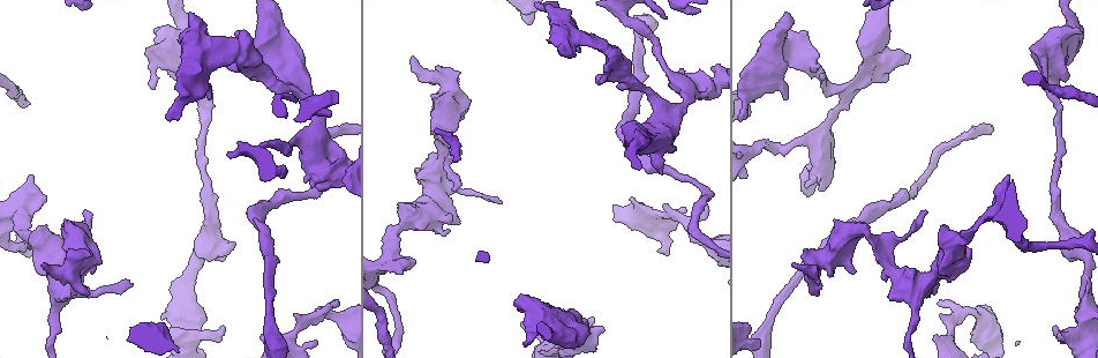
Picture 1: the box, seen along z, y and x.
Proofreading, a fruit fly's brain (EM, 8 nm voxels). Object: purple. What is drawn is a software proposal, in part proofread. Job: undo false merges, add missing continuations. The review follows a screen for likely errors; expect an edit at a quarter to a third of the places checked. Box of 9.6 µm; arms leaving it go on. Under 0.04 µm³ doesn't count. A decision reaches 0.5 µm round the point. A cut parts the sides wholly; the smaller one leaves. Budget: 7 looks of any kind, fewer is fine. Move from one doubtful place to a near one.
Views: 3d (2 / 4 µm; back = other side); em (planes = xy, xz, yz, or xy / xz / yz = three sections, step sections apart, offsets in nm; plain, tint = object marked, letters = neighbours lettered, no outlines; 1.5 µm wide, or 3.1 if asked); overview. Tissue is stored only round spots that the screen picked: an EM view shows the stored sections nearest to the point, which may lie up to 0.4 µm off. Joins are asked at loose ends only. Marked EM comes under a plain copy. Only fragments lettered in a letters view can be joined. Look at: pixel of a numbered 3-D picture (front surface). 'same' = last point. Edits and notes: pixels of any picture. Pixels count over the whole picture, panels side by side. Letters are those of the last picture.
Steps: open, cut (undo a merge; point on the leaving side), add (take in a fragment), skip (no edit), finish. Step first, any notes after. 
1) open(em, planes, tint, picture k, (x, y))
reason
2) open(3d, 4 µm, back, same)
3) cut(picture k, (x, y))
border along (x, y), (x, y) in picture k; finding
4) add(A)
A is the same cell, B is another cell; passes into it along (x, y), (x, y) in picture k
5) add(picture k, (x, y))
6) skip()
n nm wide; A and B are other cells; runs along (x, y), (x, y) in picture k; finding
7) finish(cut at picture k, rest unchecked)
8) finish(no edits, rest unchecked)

open(3d, 2 µm, picture 1, (223, 327))
free end

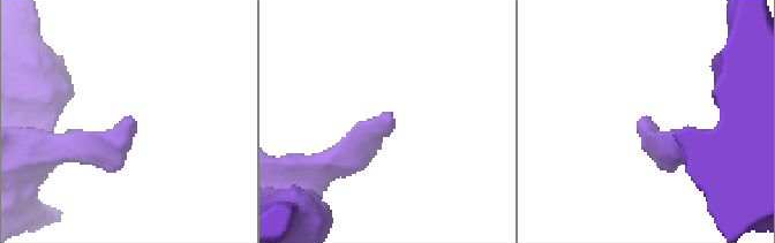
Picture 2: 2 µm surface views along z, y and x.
open(em, planes, letters, picture 2, (391, 113))
need the tissue

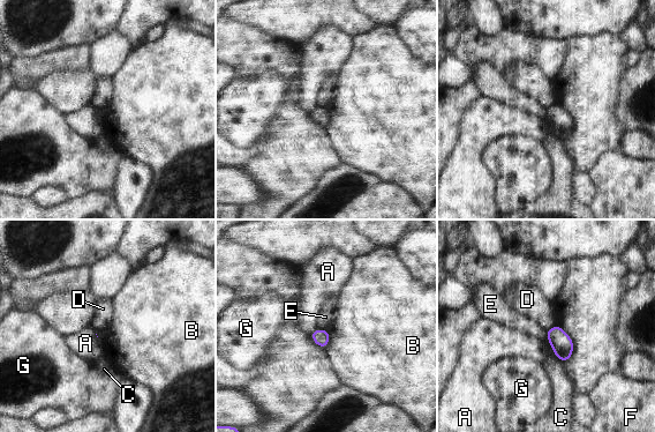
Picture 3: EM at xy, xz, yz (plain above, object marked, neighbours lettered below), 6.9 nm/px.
skip()
A, B, C, D, E, F and G are other cells; border along (556, 325), (547, 330) in picture 3; no lettered fragment goes on from it

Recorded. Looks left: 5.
open(3d, 4 µm, picture 1, (937, 336))
an open end

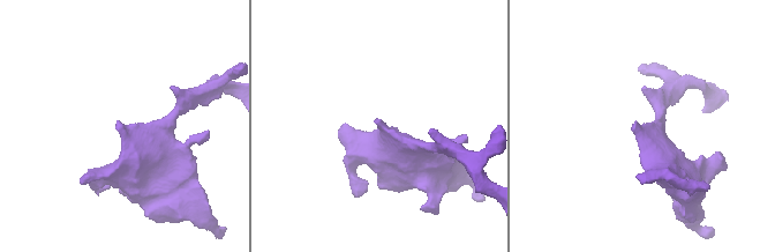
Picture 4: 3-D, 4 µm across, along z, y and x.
open(em, yz, step 8, letters, picture 4, (635, 123))
now the EM

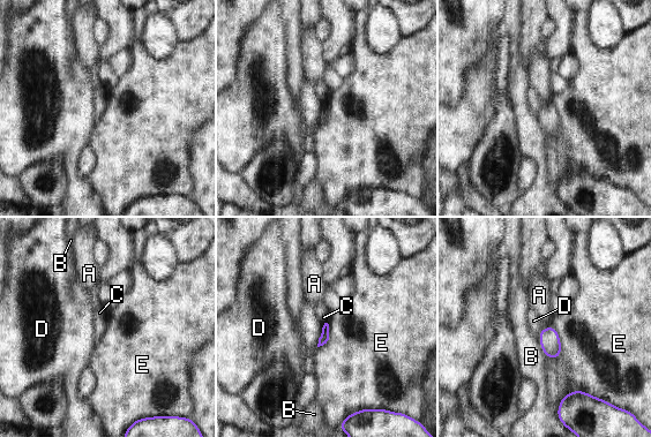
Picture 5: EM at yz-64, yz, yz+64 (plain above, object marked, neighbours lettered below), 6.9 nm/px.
open(em, xy, step 4, letters, same)

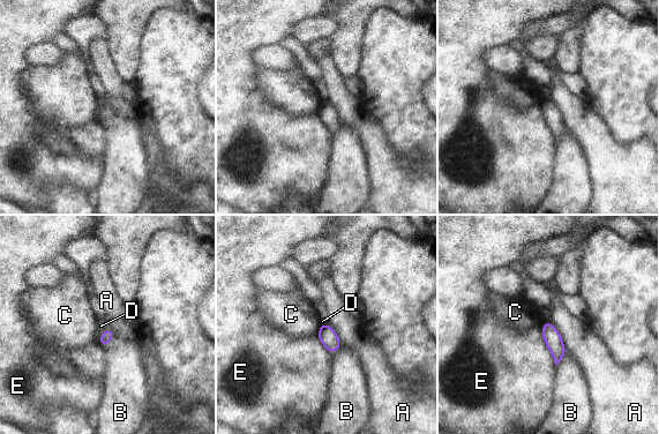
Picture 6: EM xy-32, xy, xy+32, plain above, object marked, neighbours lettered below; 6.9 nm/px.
skip()
E touches over 320 nm; A, B, C, D and E are other cells; no lettered fragment goes on from it

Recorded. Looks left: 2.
finish(no edits, rest unchecked)

